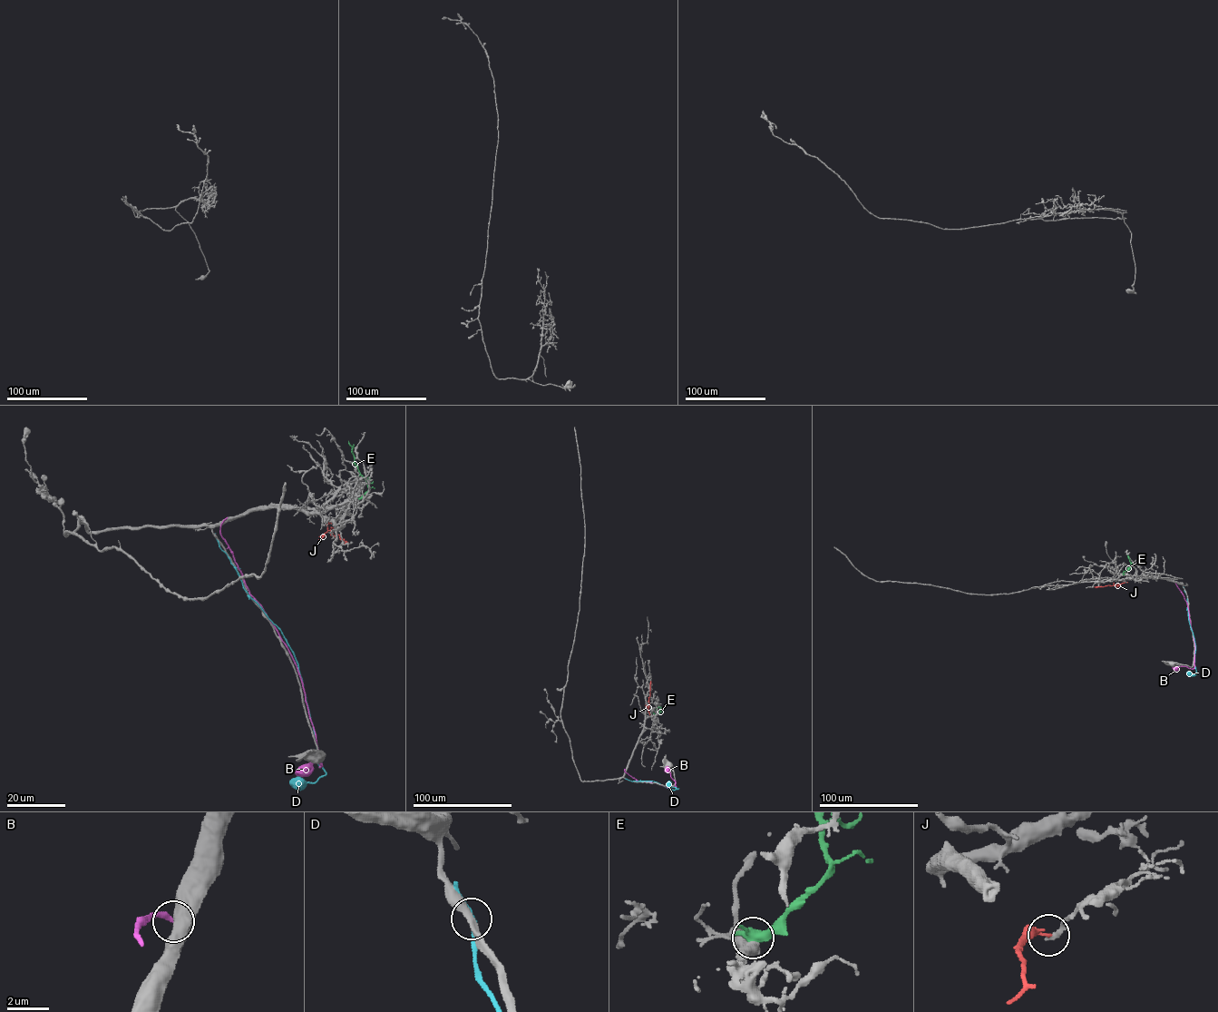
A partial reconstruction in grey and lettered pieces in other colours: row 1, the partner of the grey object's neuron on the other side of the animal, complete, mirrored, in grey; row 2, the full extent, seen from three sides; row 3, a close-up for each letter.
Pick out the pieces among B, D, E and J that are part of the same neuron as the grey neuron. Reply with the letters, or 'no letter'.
no letter

